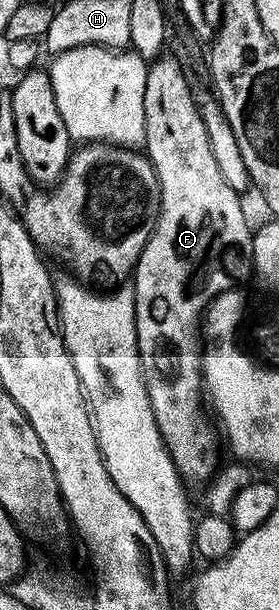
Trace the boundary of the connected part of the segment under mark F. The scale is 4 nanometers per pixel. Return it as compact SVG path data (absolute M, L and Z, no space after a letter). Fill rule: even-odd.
M170 53L154 60L147 69L143 143L145 154L157 173L161 205L159 219L133 272L137 349L145 387L153 405L153 417L157 421L157 429L165 441L167 451L173 457L179 476L188 484L203 485L215 475L221 461L219 443L215 440L216 428L205 410L205 347L204 344L203 347L199 344L201 320L207 308L232 286L229 263L226 258L223 260L223 254L227 247L246 248L253 238L253 227L247 224L247 215L243 212L242 201L239 200L242 199L240 192L232 189L229 181L221 177L221 169L217 169L213 149L209 149L209 133L205 129L200 104L195 104L191 83L187 80L182 65Z

